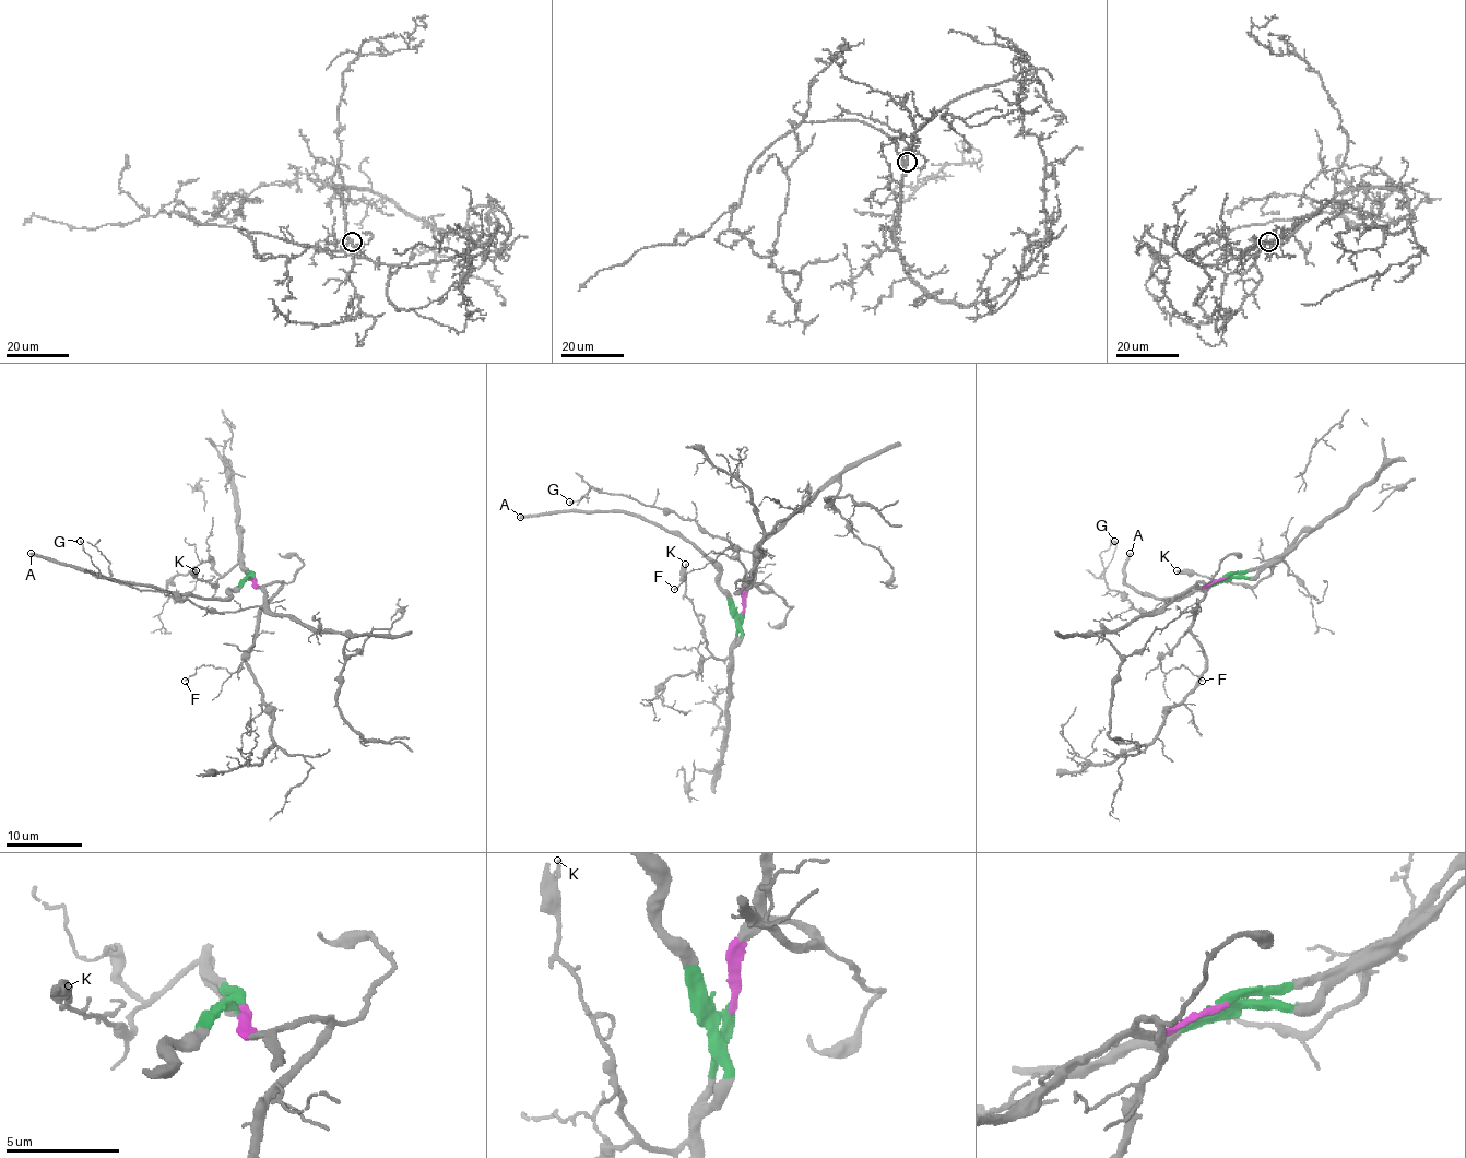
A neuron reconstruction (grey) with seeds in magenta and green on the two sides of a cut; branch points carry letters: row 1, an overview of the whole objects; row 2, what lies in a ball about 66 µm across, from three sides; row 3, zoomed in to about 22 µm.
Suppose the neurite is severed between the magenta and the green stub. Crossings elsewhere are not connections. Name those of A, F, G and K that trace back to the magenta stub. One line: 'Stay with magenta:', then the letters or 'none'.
Stay with magenta: F, G

